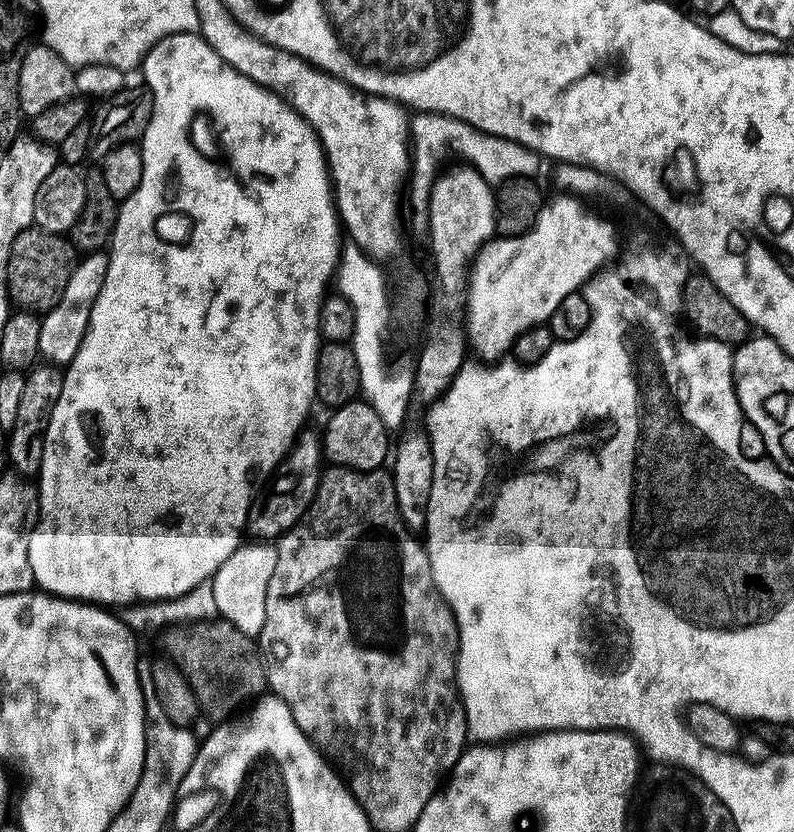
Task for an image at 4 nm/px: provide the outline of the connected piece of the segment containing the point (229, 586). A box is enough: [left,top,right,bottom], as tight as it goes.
[212,542,277,638]

